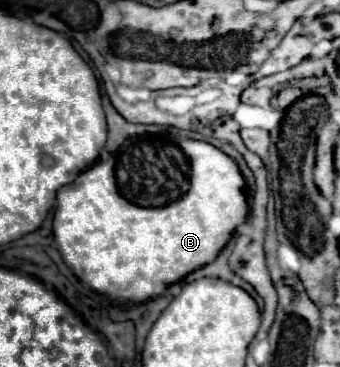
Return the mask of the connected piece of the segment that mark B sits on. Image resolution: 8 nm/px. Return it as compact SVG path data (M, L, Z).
M139 134L139 136L129 136L127 140L123 140L119 150L109 154L109 160L99 160L89 170L81 172L75 178L75 182L71 182L69 186L63 186L57 192L57 206L55 206L55 216L53 216L53 236L55 236L57 248L65 260L65 264L93 292L105 294L111 300L111 304L117 304L117 306L121 306L121 304L143 304L151 298L163 296L171 284L177 284L189 272L213 262L215 256L219 254L219 250L231 238L233 230L245 220L245 216L247 216L245 180L243 180L237 164L227 154L223 154L219 148L215 148L207 142L197 142L197 140L187 140L187 138L155 136L155 134Z

